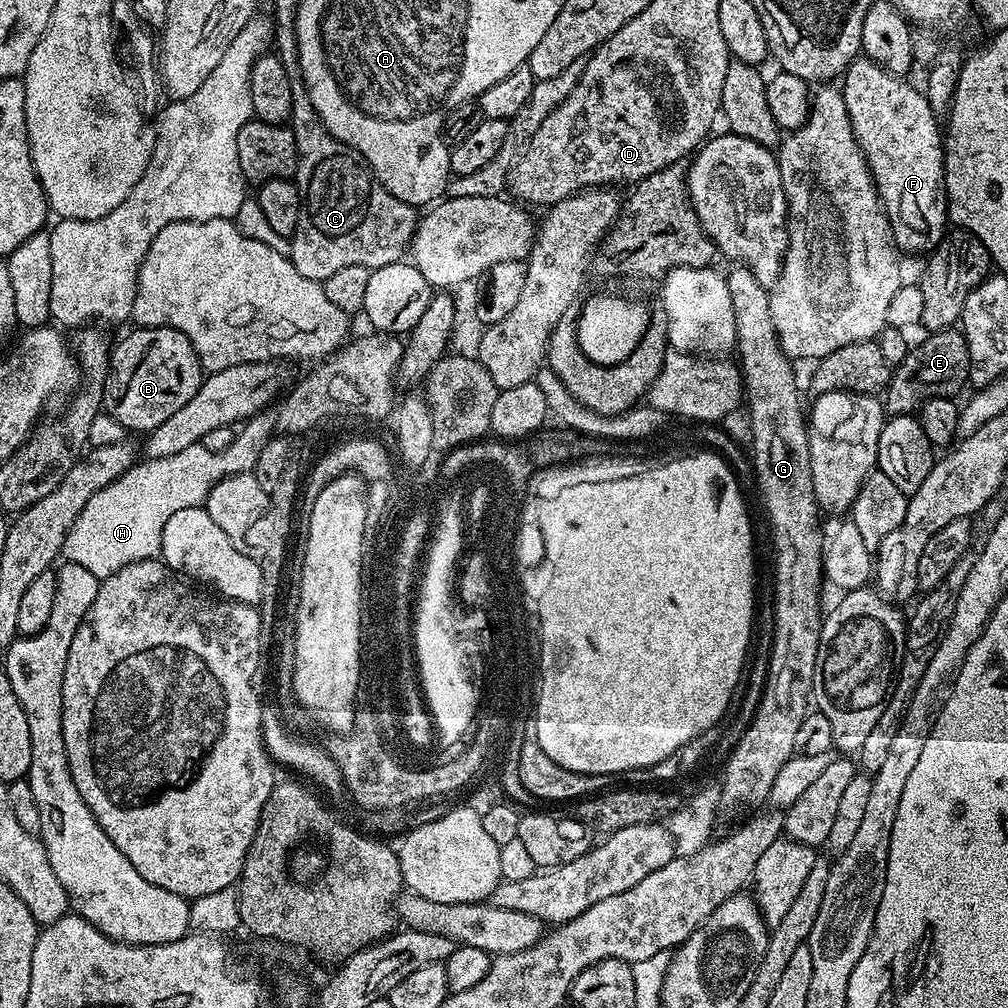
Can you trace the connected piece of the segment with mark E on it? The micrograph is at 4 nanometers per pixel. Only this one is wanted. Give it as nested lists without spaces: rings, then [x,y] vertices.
[[[955,327],[944,328],[938,332],[925,335],[926,338],[920,345],[913,347],[906,354],[906,358],[901,364],[895,365],[894,371],[888,377],[888,387],[883,389],[882,403],[885,413],[892,416],[906,416],[915,413],[921,404],[935,396],[955,397],[956,391],[963,384],[969,383],[968,378],[968,340],[963,331]]]

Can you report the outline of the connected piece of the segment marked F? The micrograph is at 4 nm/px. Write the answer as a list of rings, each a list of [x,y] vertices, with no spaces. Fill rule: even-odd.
[[[857,58],[844,71],[842,91],[846,114],[854,130],[854,138],[868,159],[868,169],[880,196],[880,206],[888,215],[888,225],[892,228],[892,240],[897,249],[904,252],[928,254],[946,235],[949,227],[948,200],[944,197],[944,147],[942,128],[936,125],[937,113],[933,112],[925,93],[918,87],[911,88],[907,79],[887,72],[882,66],[867,58]]]

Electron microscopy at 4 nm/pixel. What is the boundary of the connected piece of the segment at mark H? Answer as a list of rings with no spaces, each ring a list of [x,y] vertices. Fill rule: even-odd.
[[[267,408],[241,425],[223,453],[206,450],[203,443],[199,443],[166,458],[134,463],[83,506],[65,536],[63,559],[103,578],[128,564],[159,557],[166,518],[171,518],[178,510],[201,507],[208,499],[209,490],[225,476],[252,472],[262,448],[273,439],[277,425],[278,410]]]

